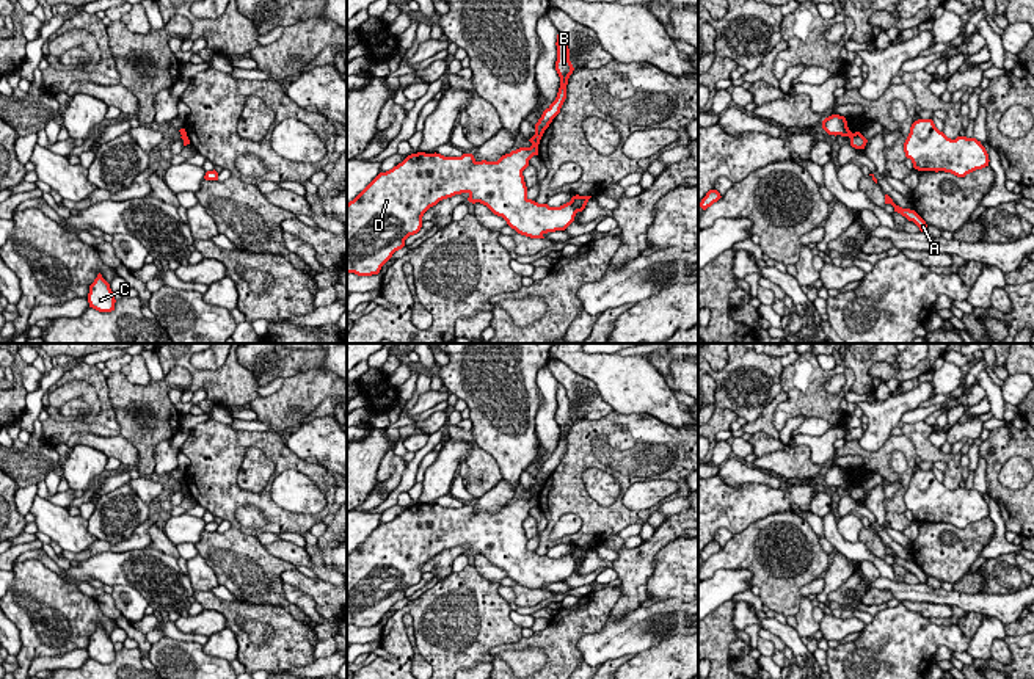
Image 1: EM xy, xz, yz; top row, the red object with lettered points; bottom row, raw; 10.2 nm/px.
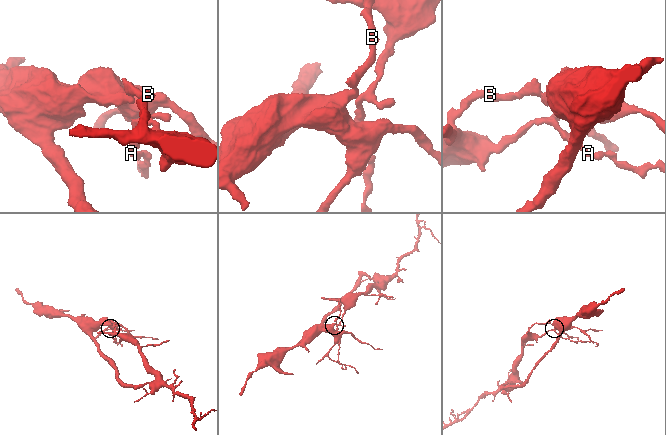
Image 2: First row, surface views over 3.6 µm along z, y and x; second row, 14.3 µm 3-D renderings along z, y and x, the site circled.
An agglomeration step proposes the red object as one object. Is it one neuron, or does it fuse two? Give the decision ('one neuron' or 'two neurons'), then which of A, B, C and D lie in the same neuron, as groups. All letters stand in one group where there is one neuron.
two neurons | A B / C D

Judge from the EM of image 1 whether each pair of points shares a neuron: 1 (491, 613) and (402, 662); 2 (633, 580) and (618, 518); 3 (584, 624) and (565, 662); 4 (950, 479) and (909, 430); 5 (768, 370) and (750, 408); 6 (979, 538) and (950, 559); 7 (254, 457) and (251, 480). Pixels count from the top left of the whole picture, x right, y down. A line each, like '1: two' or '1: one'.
1: one
2: two
3: one
4: one
5: one
6: one
7: one

